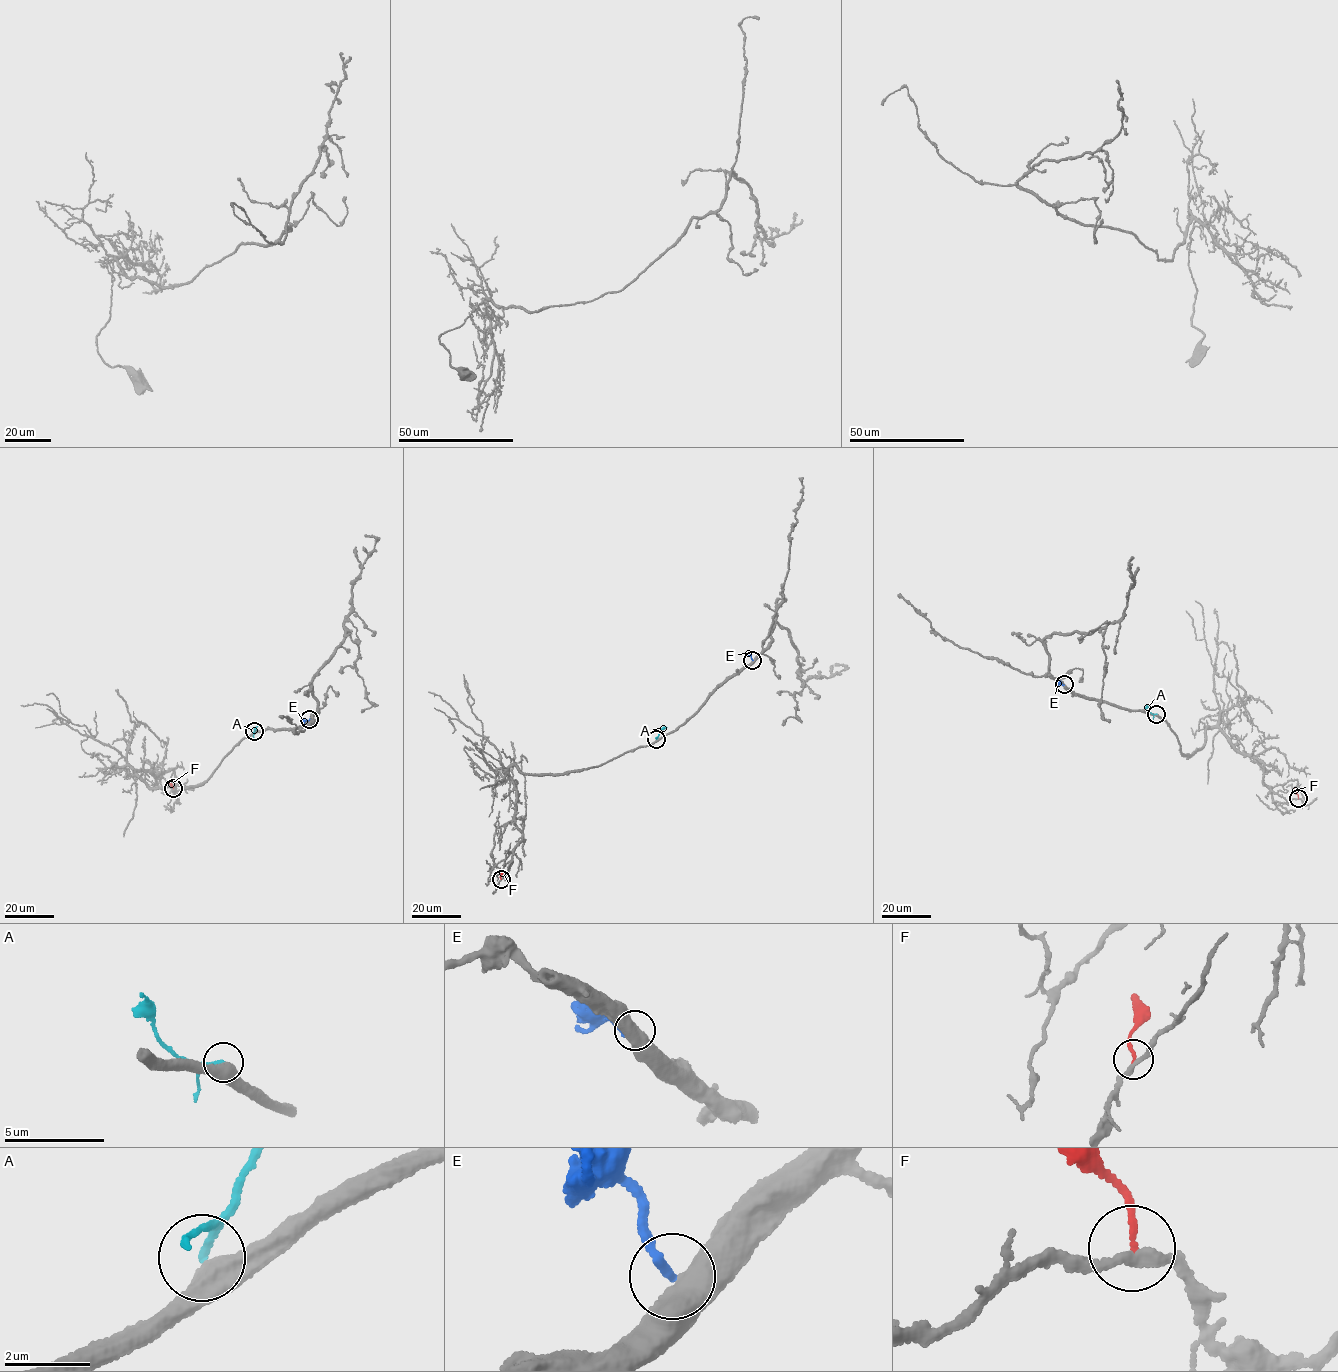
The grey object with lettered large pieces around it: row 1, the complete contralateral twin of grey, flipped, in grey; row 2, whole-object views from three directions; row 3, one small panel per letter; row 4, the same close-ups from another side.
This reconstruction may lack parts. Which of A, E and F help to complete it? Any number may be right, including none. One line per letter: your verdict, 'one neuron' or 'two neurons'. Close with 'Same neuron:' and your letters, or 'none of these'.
A: two neurons
E: one neuron
F: two neurons
Same neuron: E

